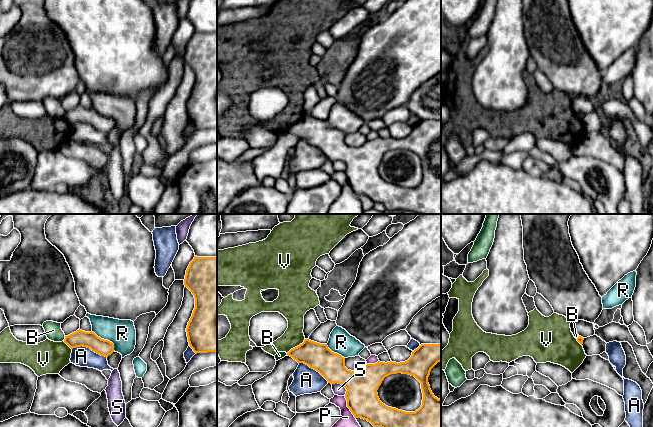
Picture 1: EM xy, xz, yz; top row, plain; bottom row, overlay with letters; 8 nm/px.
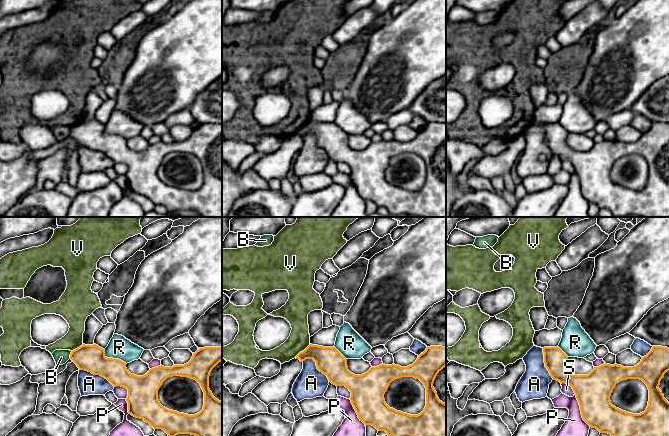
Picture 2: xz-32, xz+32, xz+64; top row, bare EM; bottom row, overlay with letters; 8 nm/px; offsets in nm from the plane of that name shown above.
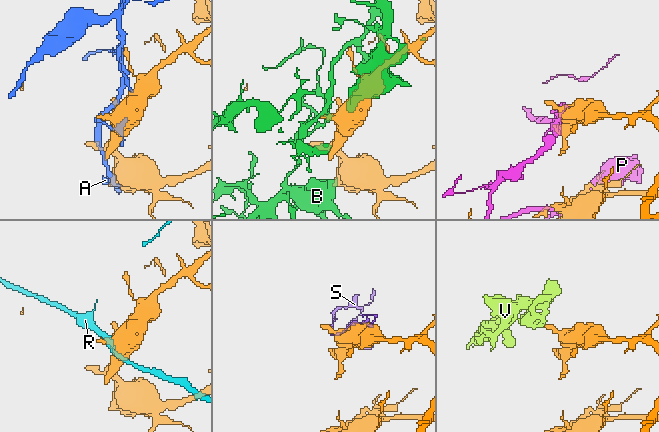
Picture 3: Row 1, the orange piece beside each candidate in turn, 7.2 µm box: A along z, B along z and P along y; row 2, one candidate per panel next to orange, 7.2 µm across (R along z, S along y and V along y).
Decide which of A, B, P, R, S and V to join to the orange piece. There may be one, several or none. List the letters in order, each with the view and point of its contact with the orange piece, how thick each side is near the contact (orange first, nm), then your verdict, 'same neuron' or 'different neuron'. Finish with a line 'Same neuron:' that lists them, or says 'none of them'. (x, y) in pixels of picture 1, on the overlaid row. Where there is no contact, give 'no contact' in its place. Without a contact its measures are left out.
A: xy (89, 347) | 130/160 nm | different neuron
B: xy (65, 338) | 130/130 nm | different neuron
P: xz (347, 406) | 260/120 nm | different neuron
R: xy (105, 340) | 130/220 nm | different neuron
S: xz (342, 384) | 260/90 nm | different neuron
V: xz (297, 346) | 220/160 nm | different neuron
Same neuron: none of them

